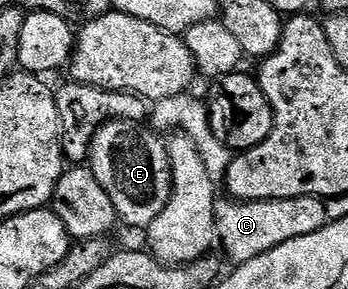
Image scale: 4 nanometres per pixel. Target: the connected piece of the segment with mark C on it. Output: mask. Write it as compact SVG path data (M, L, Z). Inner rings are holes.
M296 197L282 201L239 201L221 199L217 203L217 235L220 248L225 248L224 256L230 257L233 263L242 265L251 259L259 259L267 251L279 247L279 243L287 243L287 239L299 239L299 235L311 235L311 231L324 229L327 224L325 201L322 198Z

